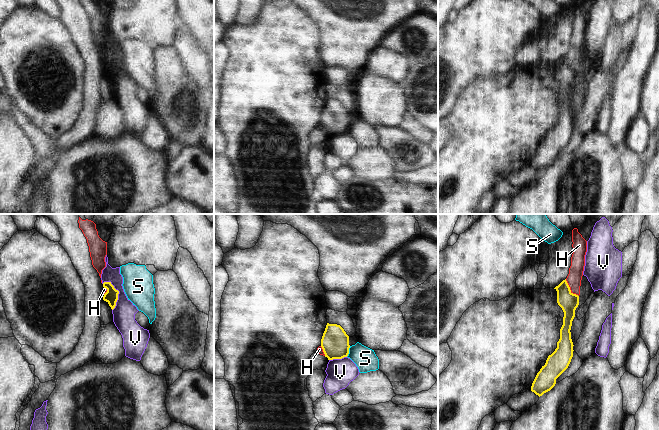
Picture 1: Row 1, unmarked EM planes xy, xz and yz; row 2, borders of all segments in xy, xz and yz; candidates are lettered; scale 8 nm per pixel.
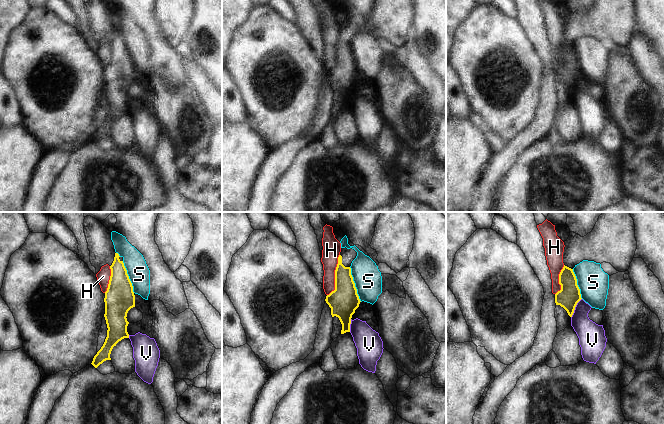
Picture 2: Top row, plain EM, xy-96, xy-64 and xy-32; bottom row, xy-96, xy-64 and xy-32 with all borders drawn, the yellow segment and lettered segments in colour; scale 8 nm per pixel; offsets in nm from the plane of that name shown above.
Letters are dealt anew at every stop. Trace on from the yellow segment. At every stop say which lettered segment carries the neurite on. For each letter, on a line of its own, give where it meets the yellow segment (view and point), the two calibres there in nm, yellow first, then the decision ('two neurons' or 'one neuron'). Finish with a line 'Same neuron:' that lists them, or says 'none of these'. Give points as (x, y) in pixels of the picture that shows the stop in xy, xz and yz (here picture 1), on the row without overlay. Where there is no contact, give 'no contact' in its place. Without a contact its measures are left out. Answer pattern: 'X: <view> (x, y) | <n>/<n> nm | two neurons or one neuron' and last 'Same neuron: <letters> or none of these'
H: yz (569, 65) | 150/120 nm | two neurons
S: xz (348, 127) | 220/180 nm | two neurons
V: xy (118, 69) | 110/180 nm | two neurons
Same neuron: none of these

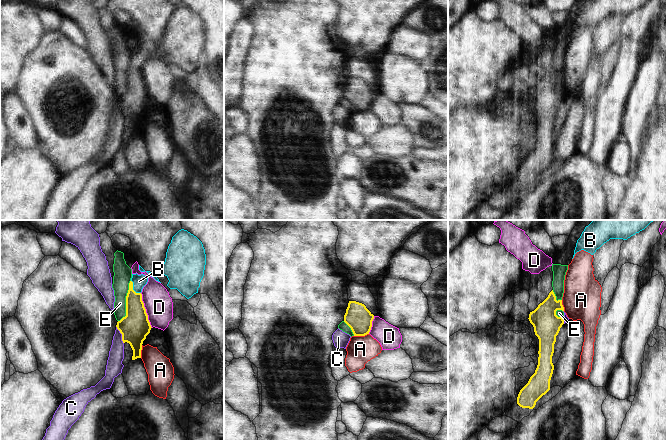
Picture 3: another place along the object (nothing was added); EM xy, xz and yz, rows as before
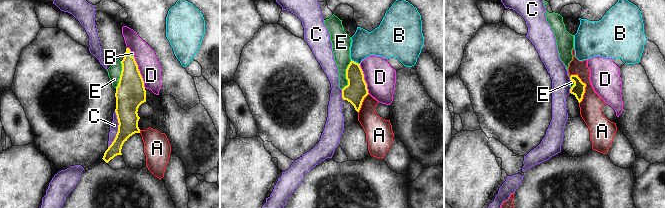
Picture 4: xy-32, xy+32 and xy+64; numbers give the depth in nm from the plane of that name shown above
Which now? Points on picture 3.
A: xz (361, 111) | 200/220 nm | two neurons
B: xy (132, 64) | 180/110 nm | one neuron
C: xy (122, 111) | 240/130 nm | two neurons
D: xy (145, 86) | 240/220 nm | two neurons
E: xy (126, 77) | 240/140 nm | two neurons
Same neuron: B

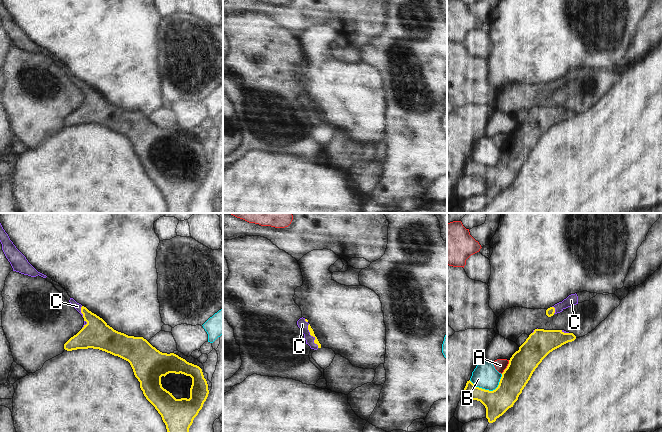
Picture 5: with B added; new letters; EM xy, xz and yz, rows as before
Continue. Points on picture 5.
A: yz (507, 143) | 220/100 nm | two neurons
B: yz (488, 166) | 200/200 nm | two neurons
C: xz (312, 111) | 40/80 nm | one neuron
Same neuron: C

